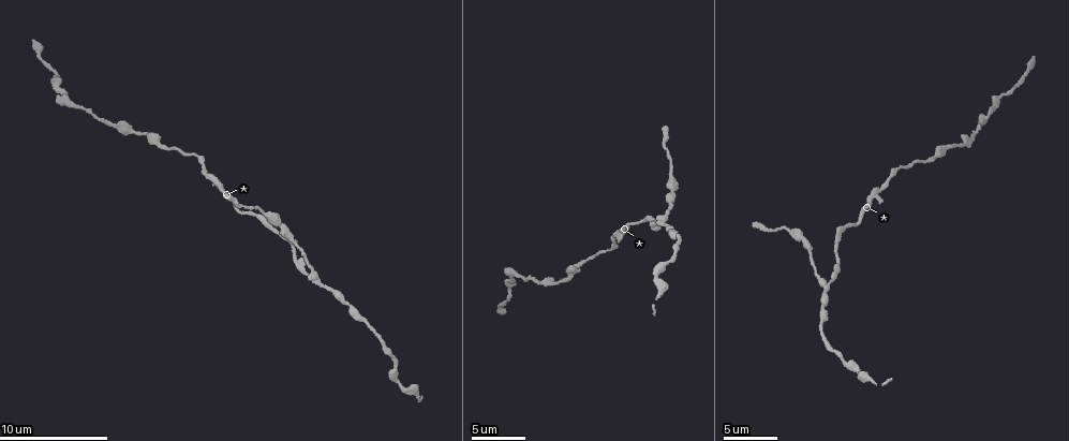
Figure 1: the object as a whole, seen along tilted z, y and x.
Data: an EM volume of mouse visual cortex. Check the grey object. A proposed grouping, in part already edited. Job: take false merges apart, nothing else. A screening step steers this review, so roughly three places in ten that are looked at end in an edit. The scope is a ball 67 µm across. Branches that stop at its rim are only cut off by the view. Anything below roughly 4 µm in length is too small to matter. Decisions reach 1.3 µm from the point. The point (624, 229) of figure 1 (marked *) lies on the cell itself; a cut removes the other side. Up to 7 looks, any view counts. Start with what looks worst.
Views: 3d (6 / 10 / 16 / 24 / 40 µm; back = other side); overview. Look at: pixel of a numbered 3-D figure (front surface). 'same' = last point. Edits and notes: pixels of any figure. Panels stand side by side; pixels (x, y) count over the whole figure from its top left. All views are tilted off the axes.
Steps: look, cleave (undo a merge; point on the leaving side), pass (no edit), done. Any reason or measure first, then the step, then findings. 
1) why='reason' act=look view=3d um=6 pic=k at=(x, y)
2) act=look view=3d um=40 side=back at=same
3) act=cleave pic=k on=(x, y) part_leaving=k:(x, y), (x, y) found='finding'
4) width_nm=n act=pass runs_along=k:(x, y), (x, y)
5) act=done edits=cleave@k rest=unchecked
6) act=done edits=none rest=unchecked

why='branch point' act=look view=3d um=16 pic=1 at=(663, 220)

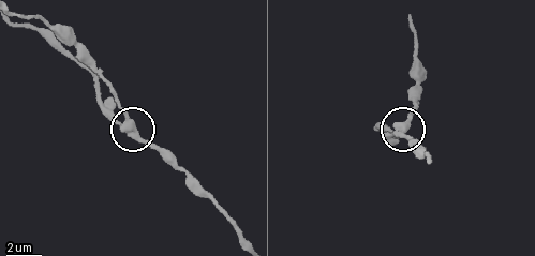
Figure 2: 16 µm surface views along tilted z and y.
width_nm=350 act=pass runs_along=2:(16, 23), (46, 33), (131, 128), (113, 92) found='all the same cell'

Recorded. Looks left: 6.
why='calibre changes' act=look view=3d um=16 pic=1 at=(799, 238)

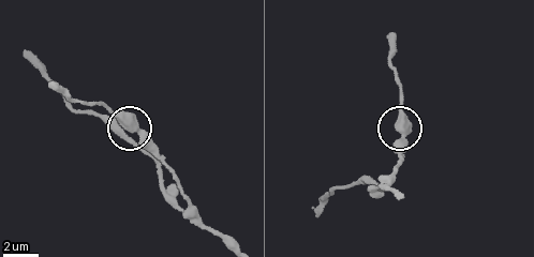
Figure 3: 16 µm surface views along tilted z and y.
act=pass found='one cell here'

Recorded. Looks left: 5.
act=look view=3d um=6 pic=1 at=(947, 149)

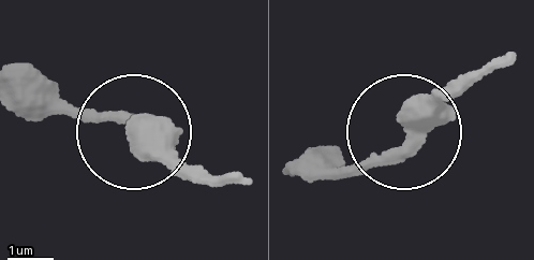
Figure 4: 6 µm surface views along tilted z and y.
act=pass runs_along=4:(495, 68), (466, 71), (416, 104), (389, 147), (329, 165) found='all the same cell'

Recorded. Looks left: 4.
act=done edits=none rest=unchecked

